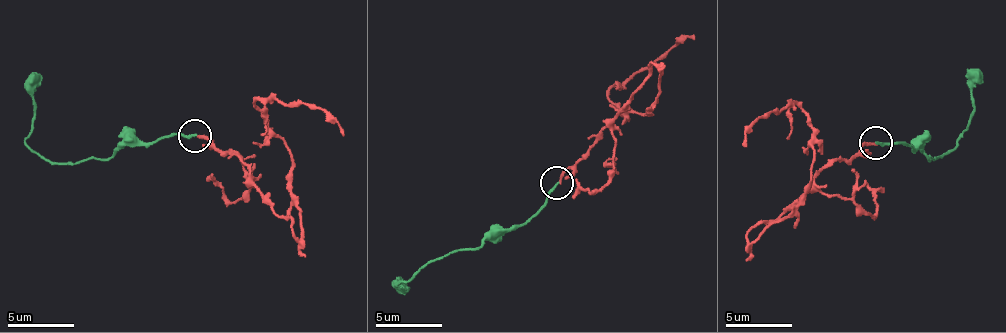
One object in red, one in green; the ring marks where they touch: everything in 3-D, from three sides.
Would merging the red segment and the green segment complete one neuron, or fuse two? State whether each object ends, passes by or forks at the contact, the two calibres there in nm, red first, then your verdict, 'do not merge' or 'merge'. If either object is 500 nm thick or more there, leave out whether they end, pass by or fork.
red ends there; green ends there; 200 nm thick on the red side, 200 nm on the other; do not merge

